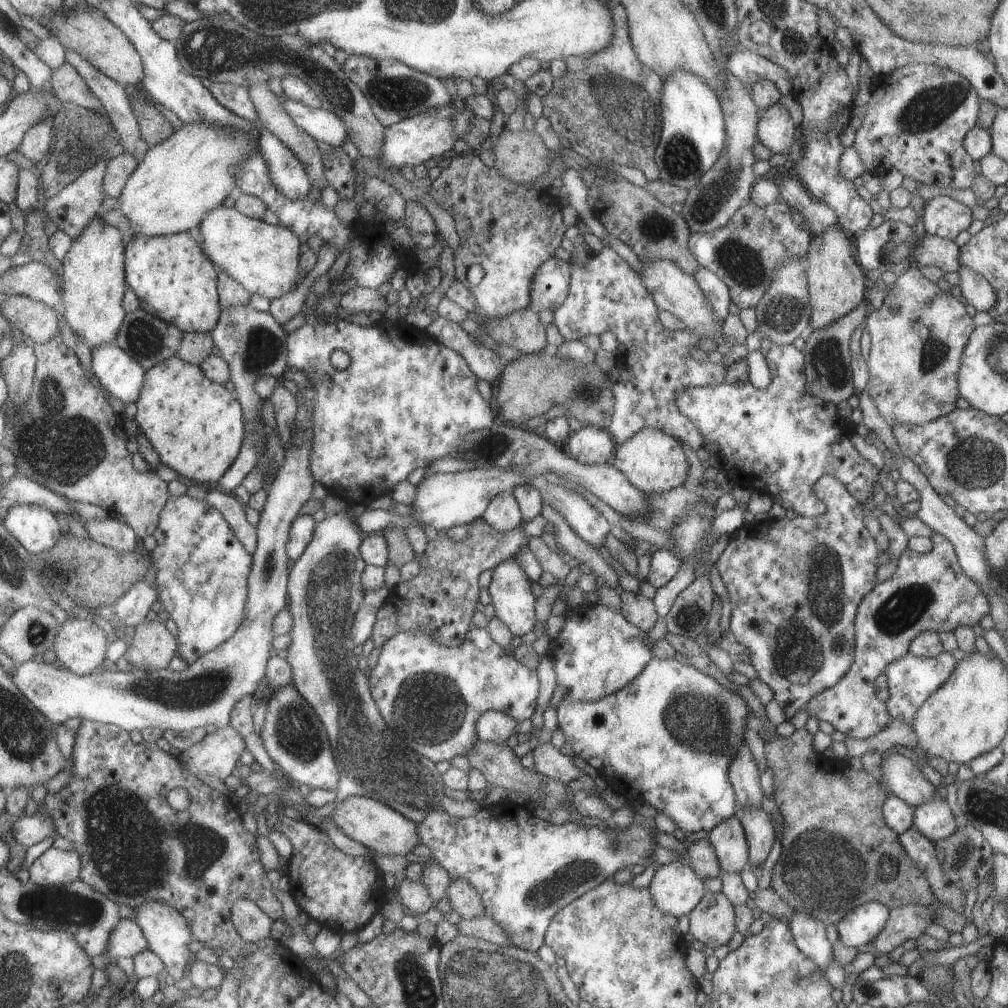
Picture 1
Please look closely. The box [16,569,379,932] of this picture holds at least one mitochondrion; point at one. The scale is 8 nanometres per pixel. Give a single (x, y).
(122, 837)

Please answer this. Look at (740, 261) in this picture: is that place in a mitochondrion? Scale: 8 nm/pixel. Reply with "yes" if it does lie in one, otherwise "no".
yes

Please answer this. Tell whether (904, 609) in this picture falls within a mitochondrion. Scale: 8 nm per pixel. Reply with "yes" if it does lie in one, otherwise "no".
yes

